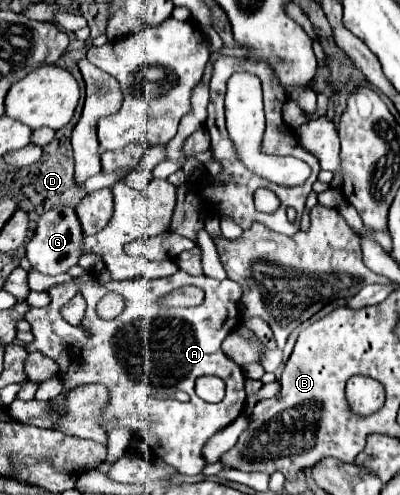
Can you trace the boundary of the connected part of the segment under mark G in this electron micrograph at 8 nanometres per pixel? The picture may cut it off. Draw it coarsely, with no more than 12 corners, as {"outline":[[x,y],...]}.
{"outline":[[72,207],[40,215],[26,257],[46,275],[66,273],[82,255]]}

